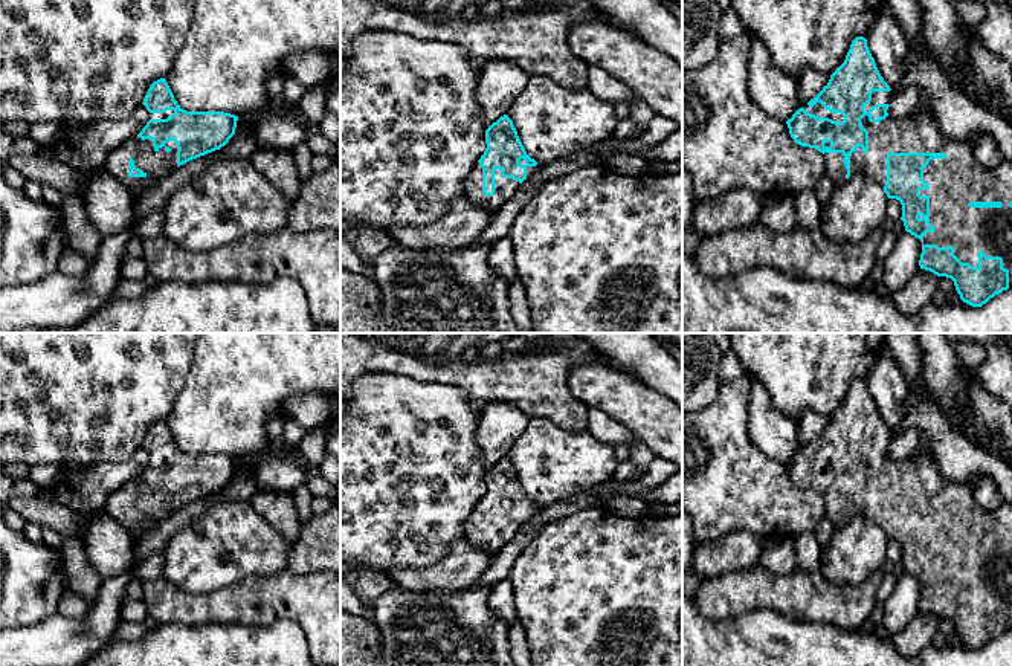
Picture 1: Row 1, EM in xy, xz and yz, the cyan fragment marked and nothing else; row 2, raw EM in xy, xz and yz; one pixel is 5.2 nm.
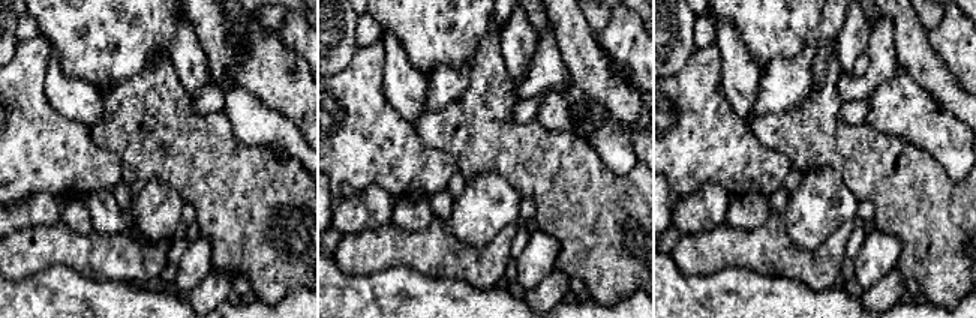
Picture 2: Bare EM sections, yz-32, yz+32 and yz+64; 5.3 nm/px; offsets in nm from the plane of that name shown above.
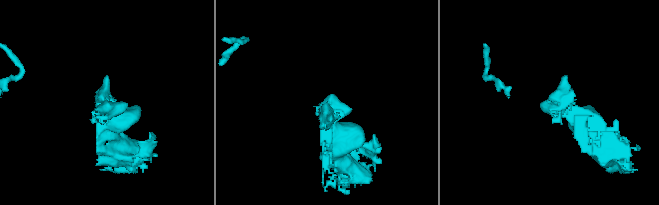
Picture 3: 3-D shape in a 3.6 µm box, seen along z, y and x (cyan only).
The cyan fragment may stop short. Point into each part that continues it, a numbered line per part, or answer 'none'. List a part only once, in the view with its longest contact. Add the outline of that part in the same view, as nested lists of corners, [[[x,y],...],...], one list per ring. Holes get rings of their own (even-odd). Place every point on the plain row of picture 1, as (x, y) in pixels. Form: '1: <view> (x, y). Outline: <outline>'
1: yz (953, 524). Outline: [[[865,457],[861,461],[869,474],[869,493],[861,489],[850,496],[850,518],[864,516],[879,529],[887,527],[887,496],[888,495],[945,495],[945,501],[931,501],[923,510],[927,532],[920,538],[930,539],[930,565],[933,574],[923,577],[923,587],[939,590],[952,588],[954,597],[962,605],[978,609],[978,594],[986,599],[1001,599],[1003,609],[1009,613],[1009,631],[1012,631],[1012,504],[1003,501],[995,512],[986,512],[972,496],[966,484],[945,480],[936,463],[917,461],[911,457],[893,460],[887,458],[879,464],[870,464]],[[971,544],[1001,544],[1001,550],[971,550]]]

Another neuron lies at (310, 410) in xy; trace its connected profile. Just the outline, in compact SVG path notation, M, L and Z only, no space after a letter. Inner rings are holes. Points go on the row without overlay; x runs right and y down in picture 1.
M317 393L292 396L282 405L284 417L298 422L305 429L327 425L337 412L337 402L331 396Z

